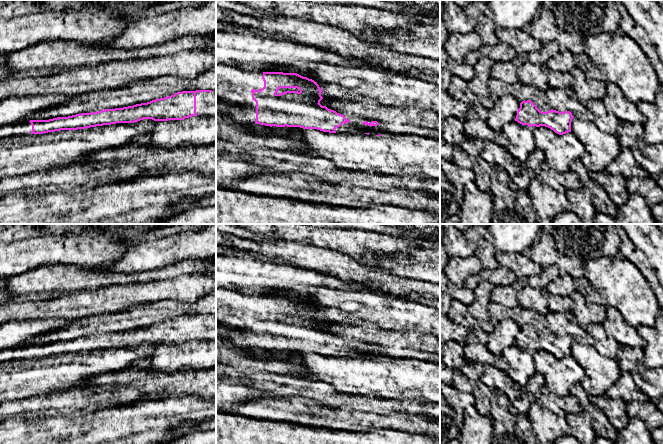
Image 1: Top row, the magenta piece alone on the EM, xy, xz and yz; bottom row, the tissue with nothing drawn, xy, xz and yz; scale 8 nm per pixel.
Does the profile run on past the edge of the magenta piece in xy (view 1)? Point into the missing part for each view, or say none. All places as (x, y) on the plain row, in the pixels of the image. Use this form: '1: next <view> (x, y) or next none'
1: next xy (205, 325)

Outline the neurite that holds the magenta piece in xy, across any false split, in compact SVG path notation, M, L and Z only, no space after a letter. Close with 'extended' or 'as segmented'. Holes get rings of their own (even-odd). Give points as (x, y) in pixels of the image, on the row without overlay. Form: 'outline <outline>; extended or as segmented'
outline M182 315L168 321L123 332L2 349L0 350L0 362L60 354L78 354L116 347L134 347L143 343L181 345L197 339L216 341L216 315Z; extended

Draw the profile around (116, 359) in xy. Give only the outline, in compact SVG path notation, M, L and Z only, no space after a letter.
M143 343L134 347L116 347L78 354L60 354L0 362L0 403L9 400L21 401L42 394L49 395L62 389L79 387L85 380L96 376L126 370L132 364L151 359L156 346L158 345Z

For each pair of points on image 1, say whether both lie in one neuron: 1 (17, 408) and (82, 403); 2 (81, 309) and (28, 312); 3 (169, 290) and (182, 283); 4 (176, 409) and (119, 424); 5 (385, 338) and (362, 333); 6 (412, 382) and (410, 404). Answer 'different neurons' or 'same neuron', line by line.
1: same neuron
2: same neuron
3: same neuron
4: same neuron
5: same neuron
6: different neurons

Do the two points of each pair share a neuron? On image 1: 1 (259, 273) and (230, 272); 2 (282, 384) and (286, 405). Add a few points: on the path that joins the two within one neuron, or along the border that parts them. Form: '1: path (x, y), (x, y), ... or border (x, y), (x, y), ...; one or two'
1: path (252, 273), (237, 272); one
2: border (304, 395), (288, 395), (285, 397); two

